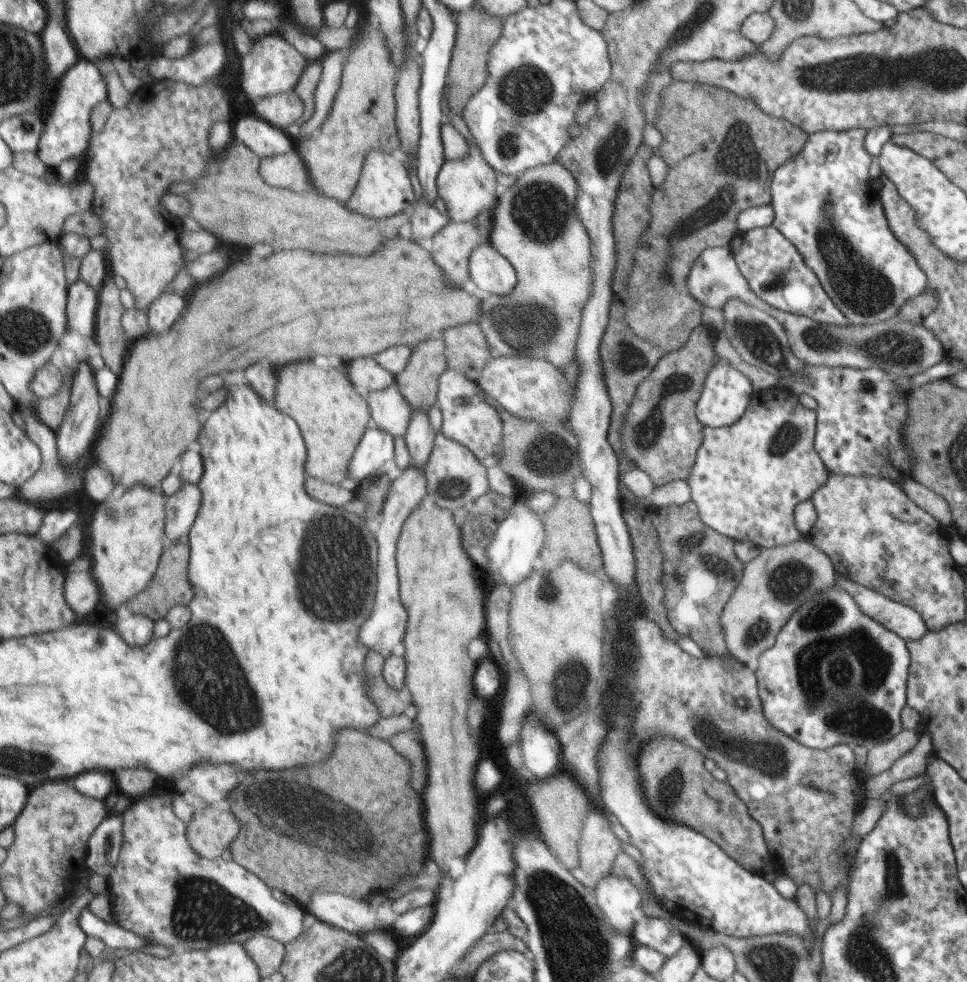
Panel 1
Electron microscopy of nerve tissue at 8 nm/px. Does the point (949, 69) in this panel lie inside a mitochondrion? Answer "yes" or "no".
yes

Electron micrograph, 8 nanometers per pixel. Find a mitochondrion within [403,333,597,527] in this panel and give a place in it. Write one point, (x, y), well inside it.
(564, 460)

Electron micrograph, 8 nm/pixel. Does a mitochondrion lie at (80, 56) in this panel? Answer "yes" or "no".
no

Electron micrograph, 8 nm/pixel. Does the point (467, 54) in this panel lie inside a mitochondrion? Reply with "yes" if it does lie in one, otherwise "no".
no

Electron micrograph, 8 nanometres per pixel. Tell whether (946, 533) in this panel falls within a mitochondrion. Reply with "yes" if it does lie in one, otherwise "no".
no

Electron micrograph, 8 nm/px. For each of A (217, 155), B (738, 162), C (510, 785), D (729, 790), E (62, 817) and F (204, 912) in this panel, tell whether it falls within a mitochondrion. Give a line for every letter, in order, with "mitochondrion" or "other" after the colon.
A: other
B: mitochondrion
C: other
D: other
E: other
F: mitochondrion

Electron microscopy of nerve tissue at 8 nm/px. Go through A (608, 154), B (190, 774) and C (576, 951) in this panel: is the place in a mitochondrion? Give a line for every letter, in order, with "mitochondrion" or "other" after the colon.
A: mitochondrion
B: other
C: mitochondrion

